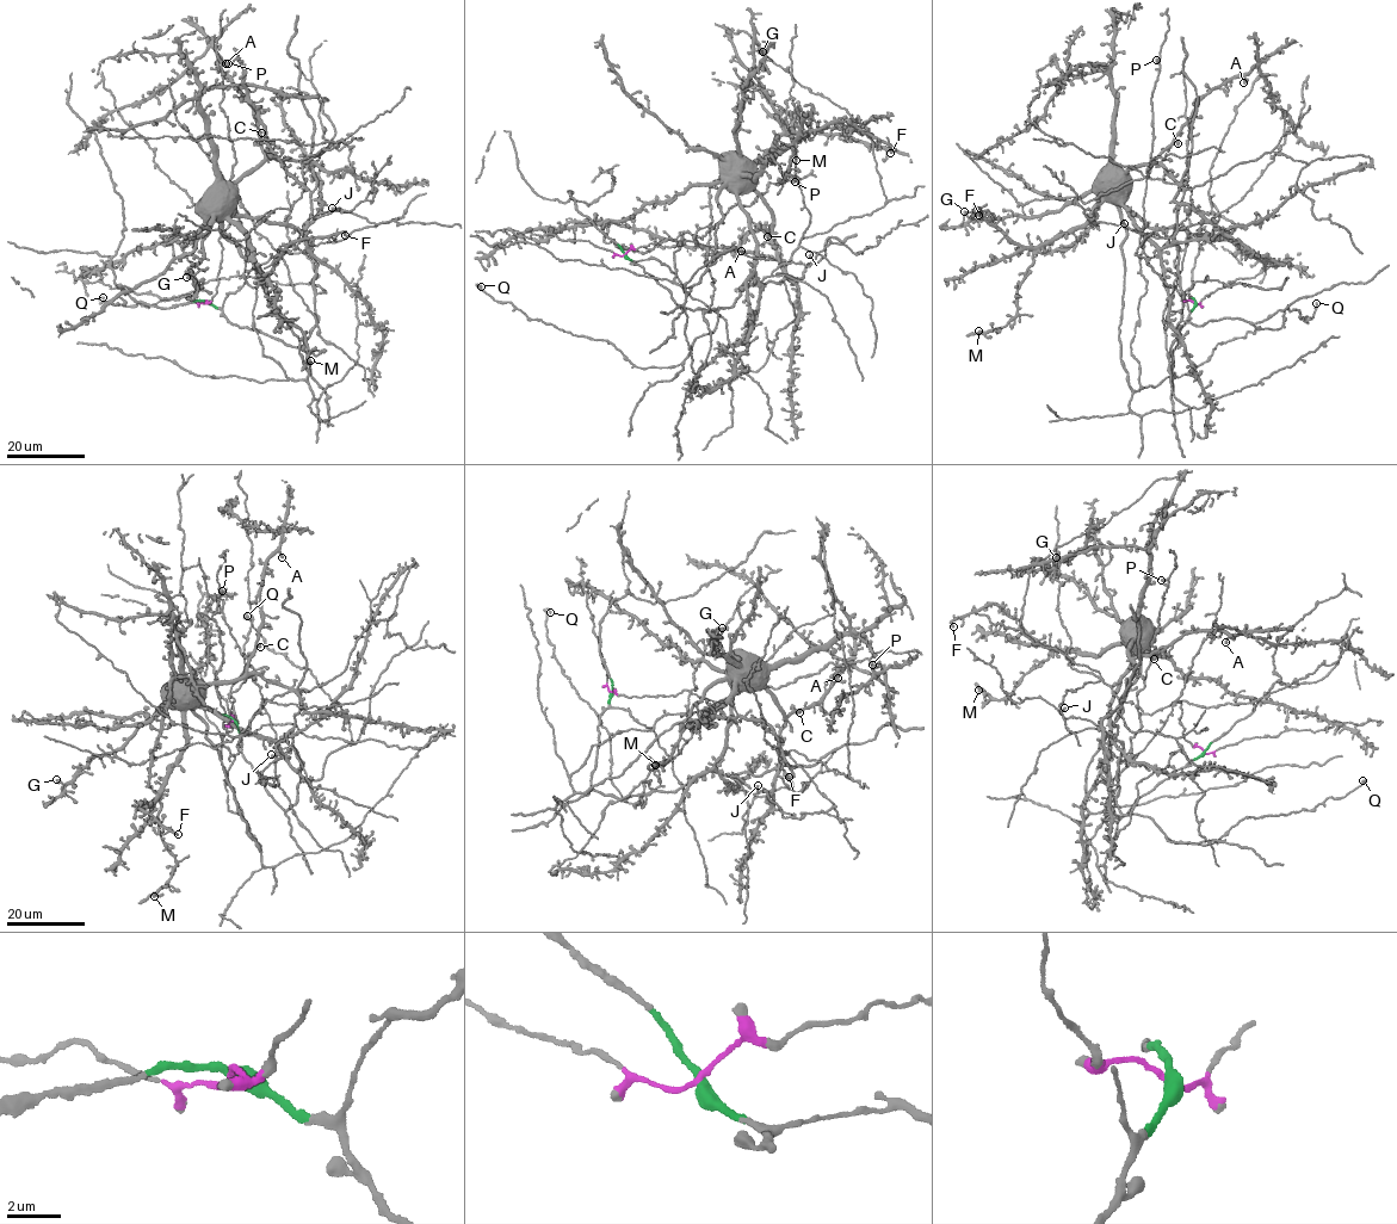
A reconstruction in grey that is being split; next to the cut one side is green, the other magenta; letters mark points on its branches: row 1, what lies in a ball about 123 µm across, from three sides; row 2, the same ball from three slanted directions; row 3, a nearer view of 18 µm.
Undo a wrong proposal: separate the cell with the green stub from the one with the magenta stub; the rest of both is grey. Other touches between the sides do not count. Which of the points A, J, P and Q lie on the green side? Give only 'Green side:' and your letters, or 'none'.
Green side: J, Q

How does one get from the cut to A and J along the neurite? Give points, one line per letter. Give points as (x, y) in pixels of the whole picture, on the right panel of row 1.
A: (1194, 303), (1173, 235), (1142, 253), (1135, 391), (1124, 174), (1244, 82)
J: (1194, 303), (1179, 329), (1172, 366), (1184, 295), (1178, 246), (1124, 222)

